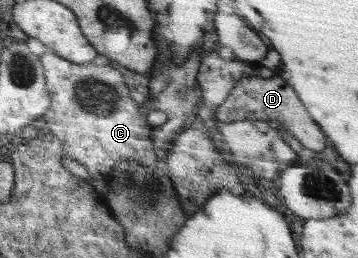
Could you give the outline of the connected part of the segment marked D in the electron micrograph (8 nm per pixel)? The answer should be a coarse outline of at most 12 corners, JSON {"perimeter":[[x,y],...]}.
{"perimeter":[[278,73],[237,79],[221,122],[281,124],[320,153],[326,133]]}

